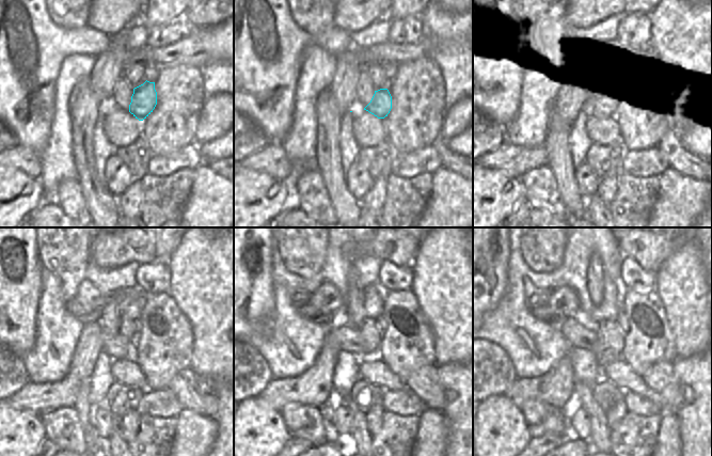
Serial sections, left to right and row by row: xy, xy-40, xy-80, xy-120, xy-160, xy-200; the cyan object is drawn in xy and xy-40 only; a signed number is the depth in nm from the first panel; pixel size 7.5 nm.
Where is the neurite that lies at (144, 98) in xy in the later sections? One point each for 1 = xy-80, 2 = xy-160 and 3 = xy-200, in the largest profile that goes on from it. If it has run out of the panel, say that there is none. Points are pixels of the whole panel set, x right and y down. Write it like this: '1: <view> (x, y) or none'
1: xy-80 (610, 105)
2: xy-160 (347, 337)
3: xy-200 (579, 334)

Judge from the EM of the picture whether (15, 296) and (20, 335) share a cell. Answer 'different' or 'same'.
same

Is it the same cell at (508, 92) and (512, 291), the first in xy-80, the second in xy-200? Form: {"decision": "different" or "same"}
{"decision": "different"}

